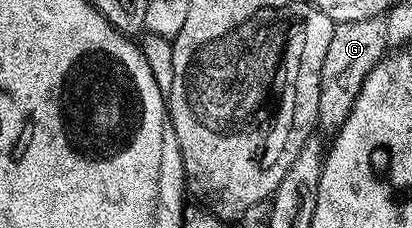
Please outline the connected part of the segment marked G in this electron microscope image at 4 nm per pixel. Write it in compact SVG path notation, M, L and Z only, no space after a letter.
M386 17L367 18L353 22L337 22L332 27L330 48L326 48L326 60L320 73L320 95L318 96L318 126L321 131L339 130L350 116L350 108L366 80L366 76L389 53L386 40Z

